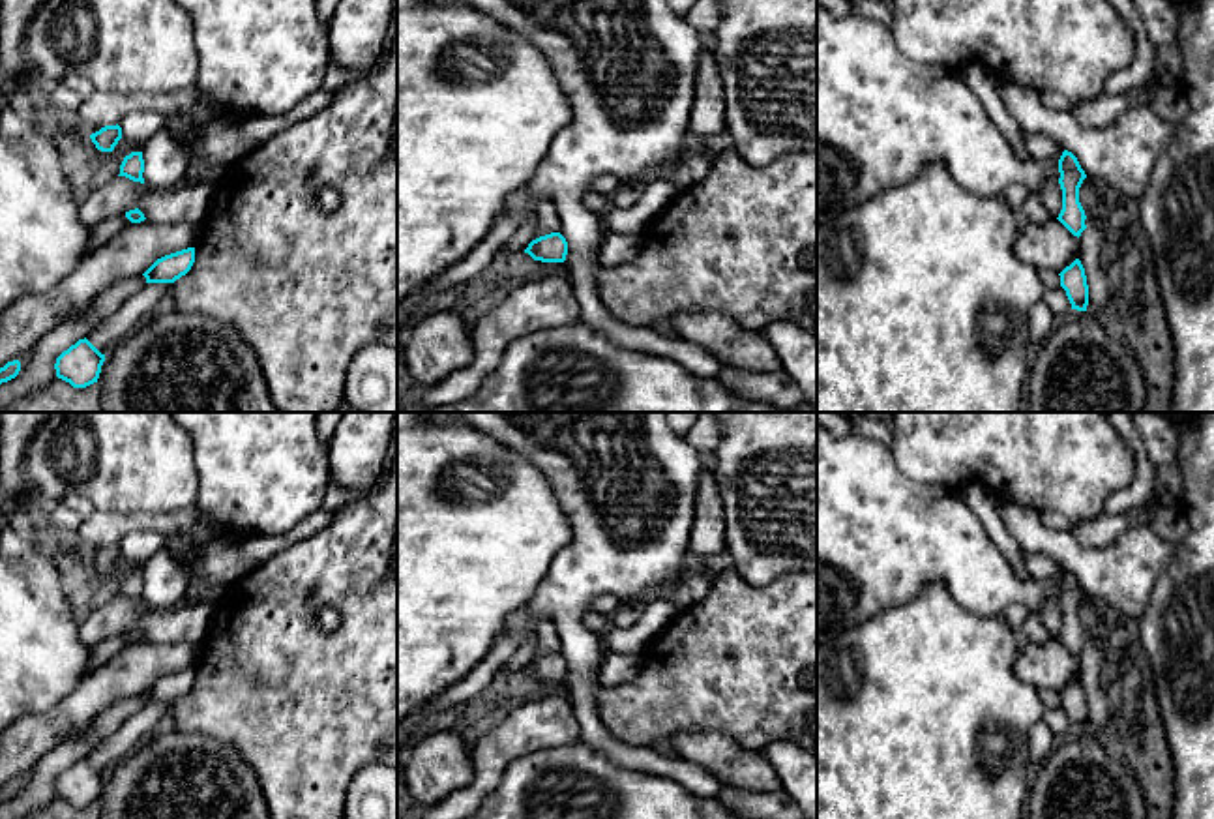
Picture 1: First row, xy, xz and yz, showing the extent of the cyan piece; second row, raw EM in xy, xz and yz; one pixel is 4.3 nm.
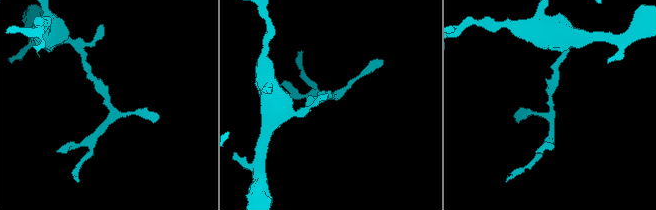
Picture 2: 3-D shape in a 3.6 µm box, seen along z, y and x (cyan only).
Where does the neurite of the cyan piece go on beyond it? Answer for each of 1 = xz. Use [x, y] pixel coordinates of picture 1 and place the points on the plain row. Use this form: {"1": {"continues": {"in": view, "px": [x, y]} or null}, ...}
{"1": {"continues": null}}

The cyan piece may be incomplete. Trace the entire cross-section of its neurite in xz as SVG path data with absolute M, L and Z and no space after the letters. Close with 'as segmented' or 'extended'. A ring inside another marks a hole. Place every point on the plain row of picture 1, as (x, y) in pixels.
M551 652L532 660L525 673L541 682L564 682L568 675L568 662L560 652Z | as segmented

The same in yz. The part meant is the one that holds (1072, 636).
M1064 570L1059 579L1059 603L1062 609L1062 630L1059 633L1059 641L1073 654L1081 656L1081 652L1087 648L1085 645L1085 630L1079 622L1079 607L1083 600L1087 598L1085 590L1081 588L1077 577Z | as segmented

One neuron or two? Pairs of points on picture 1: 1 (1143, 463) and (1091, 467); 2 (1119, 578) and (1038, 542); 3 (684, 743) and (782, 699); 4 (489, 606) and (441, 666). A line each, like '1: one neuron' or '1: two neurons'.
1: two neurons
2: one neuron
3: two neurons
4: one neuron

